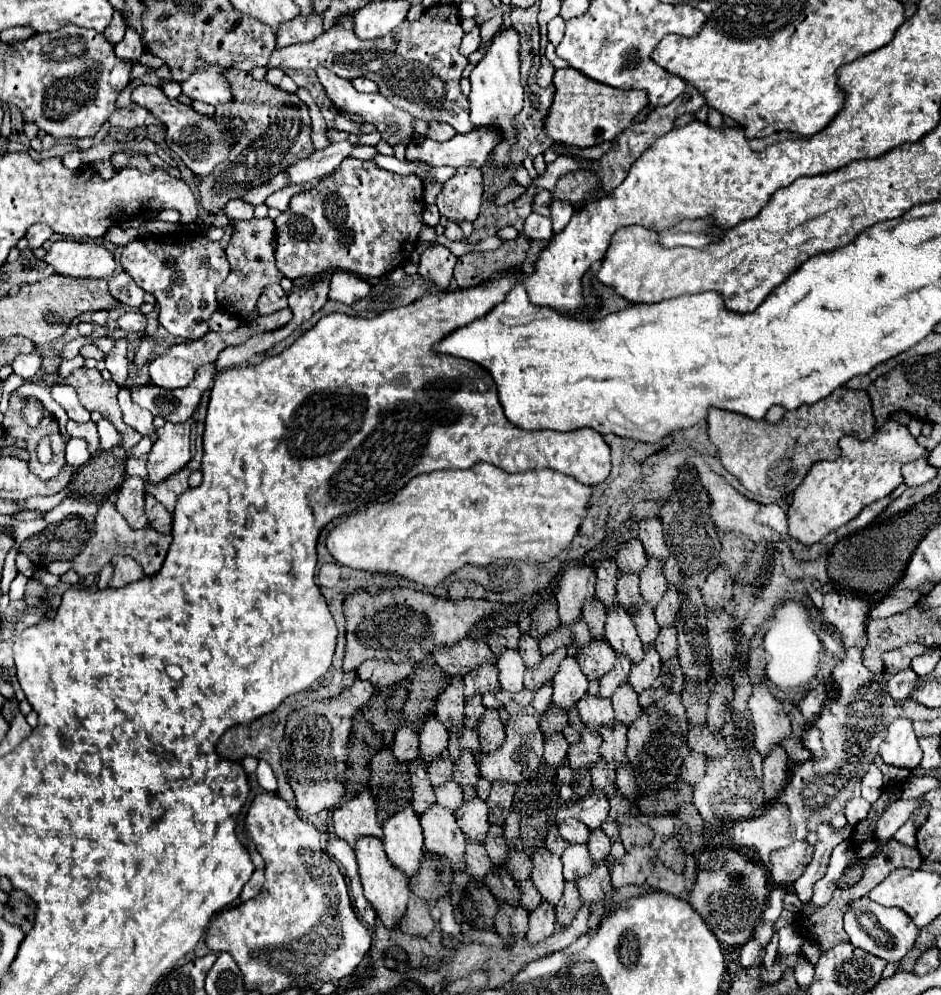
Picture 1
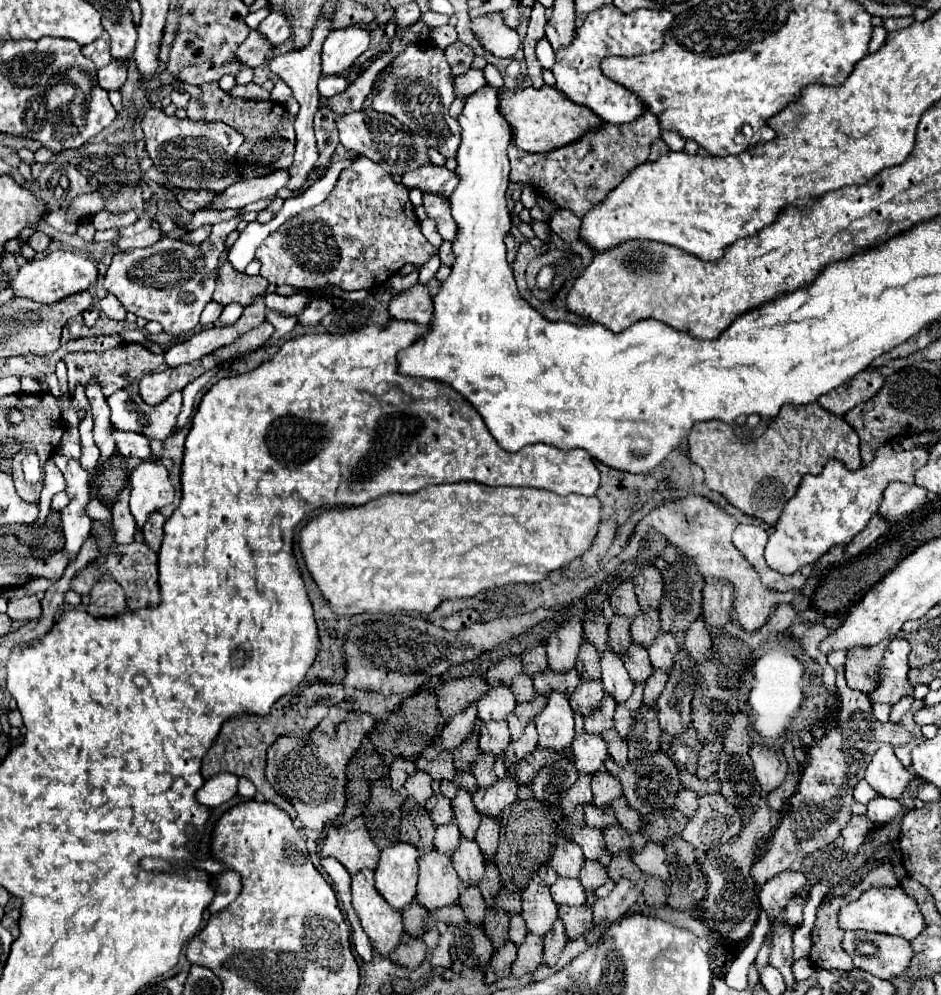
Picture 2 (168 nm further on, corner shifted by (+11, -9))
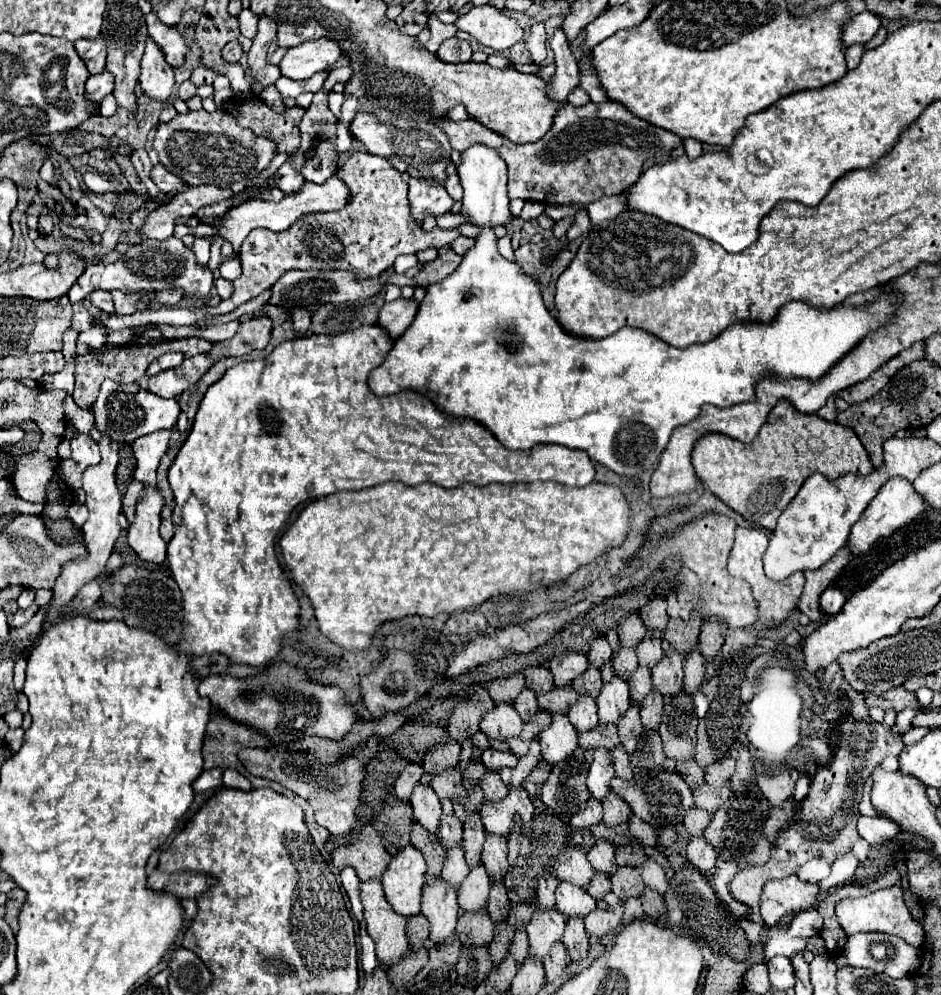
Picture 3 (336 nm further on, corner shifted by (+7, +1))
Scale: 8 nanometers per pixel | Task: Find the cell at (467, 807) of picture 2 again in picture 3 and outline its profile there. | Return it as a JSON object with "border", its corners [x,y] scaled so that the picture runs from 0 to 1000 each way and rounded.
{"border":[[[502,816],[493,824],[493,846],[491,846],[495,866],[499,872],[510,866],[512,848],[514,848],[514,830],[512,830],[508,816]]]}

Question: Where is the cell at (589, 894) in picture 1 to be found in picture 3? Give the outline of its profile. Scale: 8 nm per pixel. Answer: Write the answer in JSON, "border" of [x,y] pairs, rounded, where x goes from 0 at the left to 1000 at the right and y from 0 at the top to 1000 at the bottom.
{"border":[[[608,921],[601,927],[601,935],[599,935],[597,947],[604,953],[606,963],[610,967],[616,967],[616,965],[623,963],[625,951],[627,951],[627,943],[625,943],[625,937],[623,937],[623,931],[621,931],[621,923]]]}

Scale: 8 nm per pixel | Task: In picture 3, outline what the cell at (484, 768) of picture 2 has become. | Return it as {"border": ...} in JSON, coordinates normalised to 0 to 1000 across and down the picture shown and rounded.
{"border":[[[516,774],[516,778],[510,782],[508,788],[519,804],[533,804],[540,798],[540,790],[533,786],[529,774]]]}

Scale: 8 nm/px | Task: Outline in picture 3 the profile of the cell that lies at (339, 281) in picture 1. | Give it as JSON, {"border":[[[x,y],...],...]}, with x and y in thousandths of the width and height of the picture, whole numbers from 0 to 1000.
{"border":[[[312,310],[312,312],[310,312],[310,324],[312,324],[315,334],[325,336],[327,330],[329,330],[329,324],[332,324],[329,312],[327,312],[327,310]]]}

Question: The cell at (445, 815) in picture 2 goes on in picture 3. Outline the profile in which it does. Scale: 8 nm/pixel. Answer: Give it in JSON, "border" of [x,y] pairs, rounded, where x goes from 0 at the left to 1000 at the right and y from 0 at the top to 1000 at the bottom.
{"border":[[[482,816],[470,818],[465,830],[465,842],[472,852],[480,852],[487,846],[491,846],[491,826],[485,822]]]}

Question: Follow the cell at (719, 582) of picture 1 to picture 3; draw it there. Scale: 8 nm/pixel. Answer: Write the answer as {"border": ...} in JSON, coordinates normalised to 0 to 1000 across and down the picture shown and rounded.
{"border":[[[738,651],[733,657],[729,657],[727,663],[727,693],[738,697],[742,695],[744,687],[748,685],[750,677],[750,661],[744,655],[744,651]]]}

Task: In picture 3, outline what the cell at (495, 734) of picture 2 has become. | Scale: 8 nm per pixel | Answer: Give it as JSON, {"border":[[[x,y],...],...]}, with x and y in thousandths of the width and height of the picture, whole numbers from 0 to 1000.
{"border":[[[516,752],[512,756],[512,766],[516,772],[523,772],[523,774],[531,774],[536,770],[548,770],[550,768],[550,762],[542,756],[542,754],[525,754],[525,752]]]}

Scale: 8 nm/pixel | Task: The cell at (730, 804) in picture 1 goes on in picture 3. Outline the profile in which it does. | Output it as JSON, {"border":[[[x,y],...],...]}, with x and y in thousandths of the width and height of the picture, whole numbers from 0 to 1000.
{"border":[[[735,840],[733,846],[731,846],[731,852],[729,852],[729,858],[731,858],[731,864],[744,874],[744,876],[755,876],[761,868],[761,852],[746,840]]]}

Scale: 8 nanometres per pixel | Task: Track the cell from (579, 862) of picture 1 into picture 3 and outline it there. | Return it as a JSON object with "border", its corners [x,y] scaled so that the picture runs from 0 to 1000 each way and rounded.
{"border":[[[595,886],[591,892],[591,913],[599,921],[623,921],[633,913],[633,905],[621,892]]]}

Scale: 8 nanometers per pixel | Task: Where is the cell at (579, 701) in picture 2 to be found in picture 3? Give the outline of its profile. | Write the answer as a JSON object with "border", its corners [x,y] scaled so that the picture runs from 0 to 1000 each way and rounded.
{"border":[[[618,697],[614,706],[606,712],[604,722],[612,730],[614,736],[623,736],[635,728],[635,716],[633,716],[633,702],[627,697]]]}

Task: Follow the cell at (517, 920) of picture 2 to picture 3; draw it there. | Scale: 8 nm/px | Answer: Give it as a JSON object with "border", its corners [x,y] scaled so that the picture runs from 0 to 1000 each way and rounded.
{"border":[[[553,933],[553,935],[548,937],[546,947],[544,947],[544,951],[542,951],[542,959],[546,959],[546,963],[548,963],[550,969],[555,969],[557,963],[561,961],[561,939],[559,939],[557,933]]]}

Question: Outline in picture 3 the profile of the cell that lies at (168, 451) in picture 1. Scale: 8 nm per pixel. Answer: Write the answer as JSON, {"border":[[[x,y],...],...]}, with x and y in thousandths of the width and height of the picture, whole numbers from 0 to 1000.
{"border":[[[153,486],[153,494],[145,507],[145,521],[136,531],[136,547],[149,563],[170,567],[176,563],[176,545],[168,537],[170,513],[174,498],[168,488]]]}

